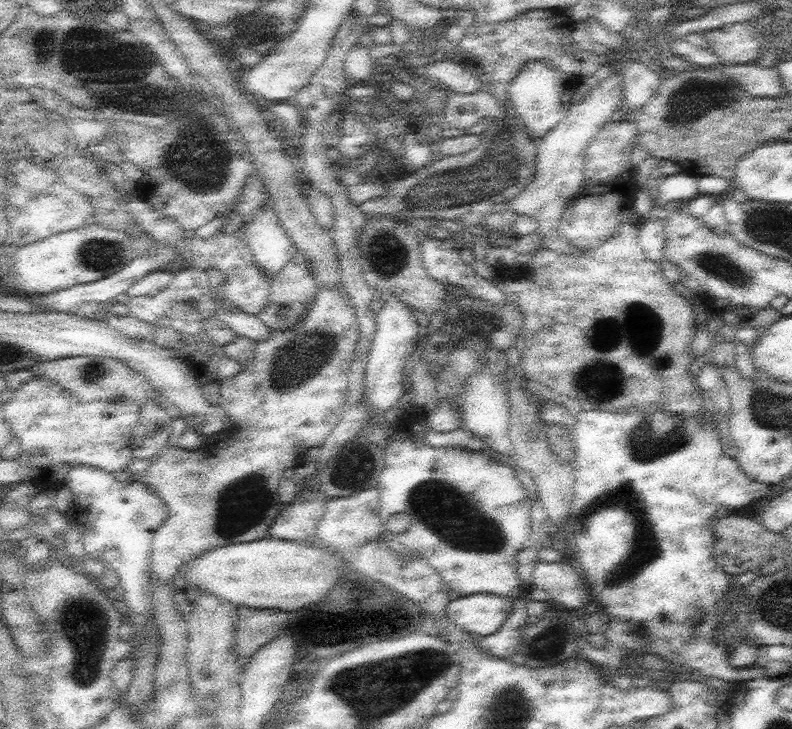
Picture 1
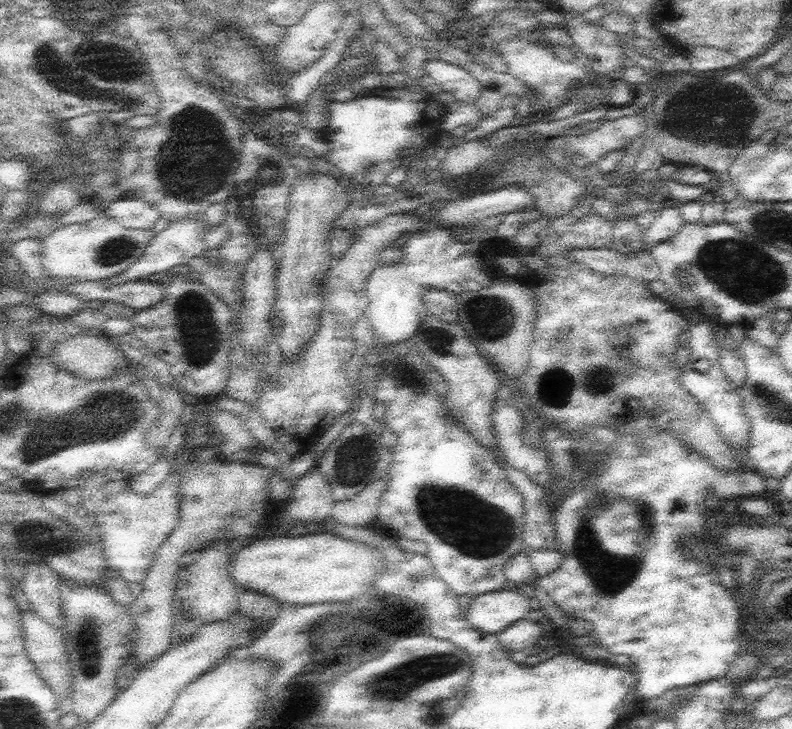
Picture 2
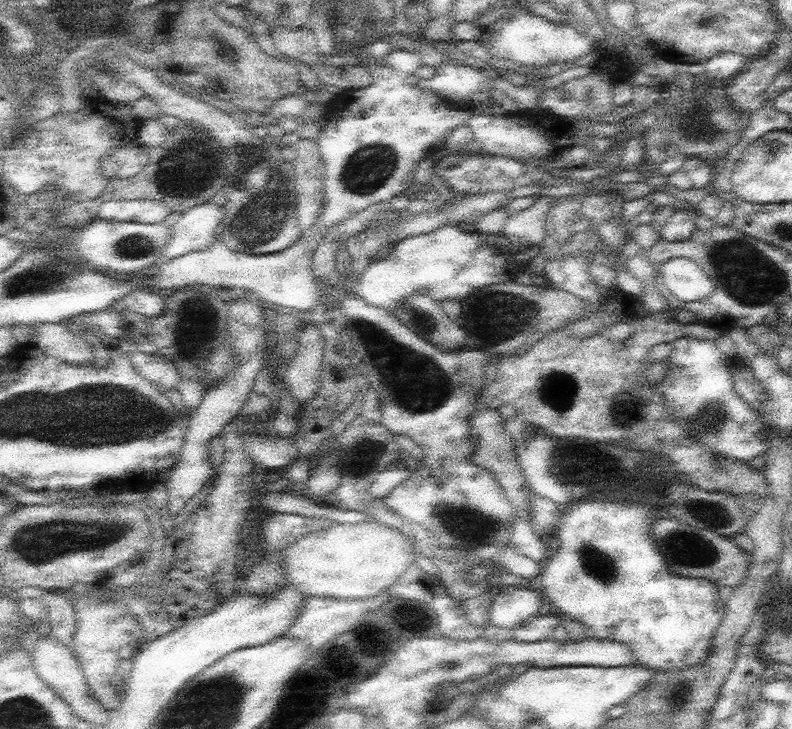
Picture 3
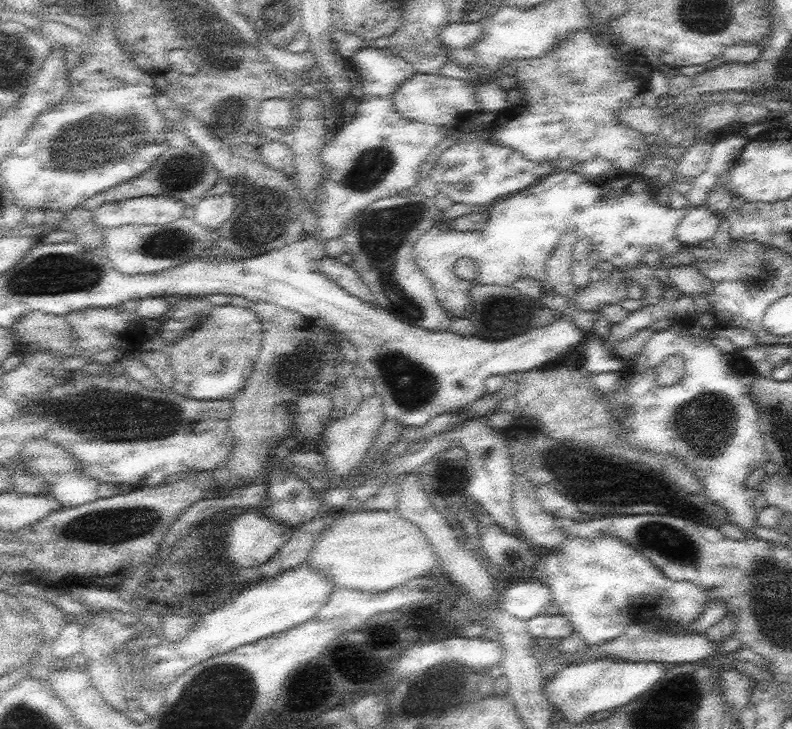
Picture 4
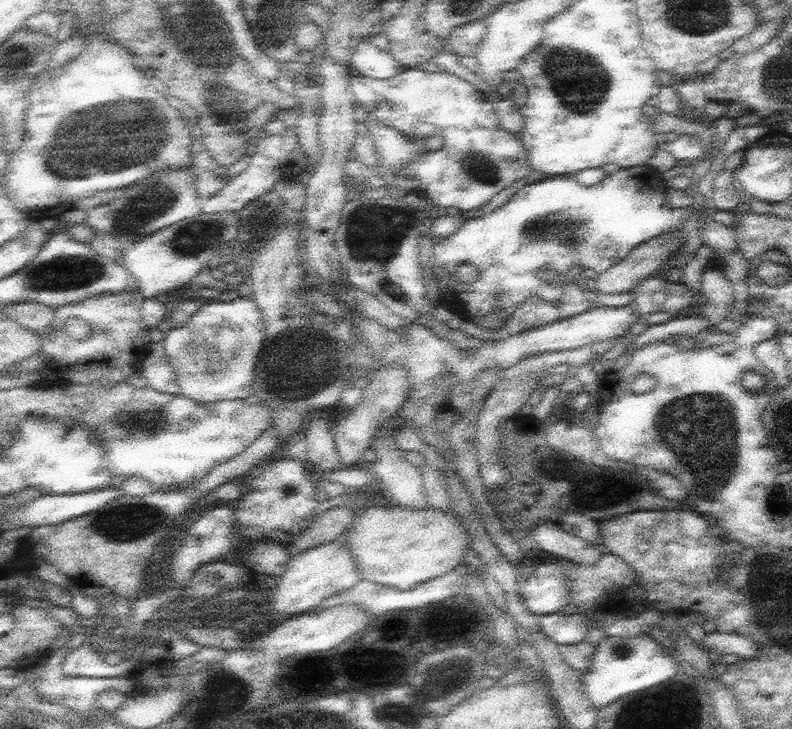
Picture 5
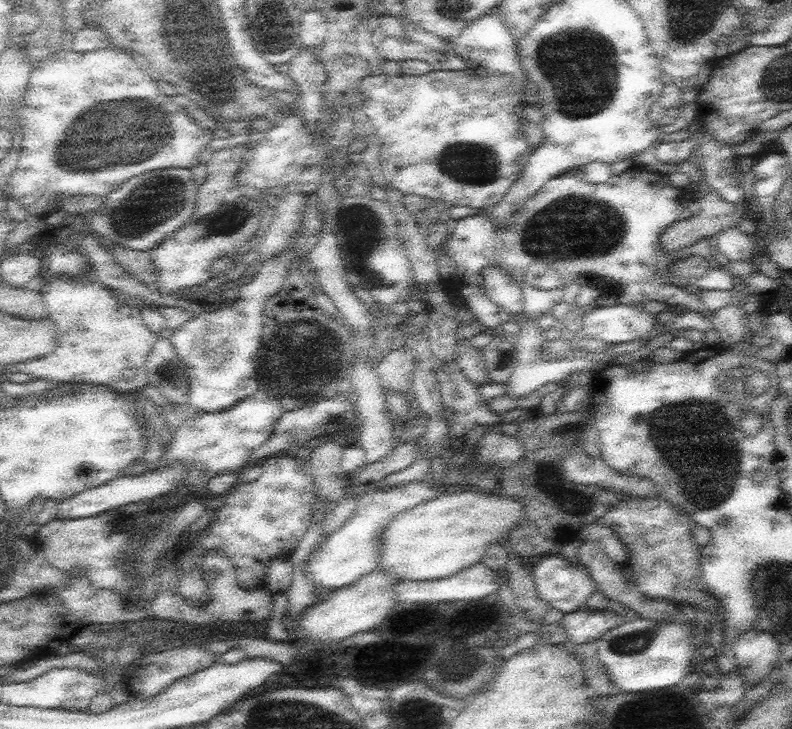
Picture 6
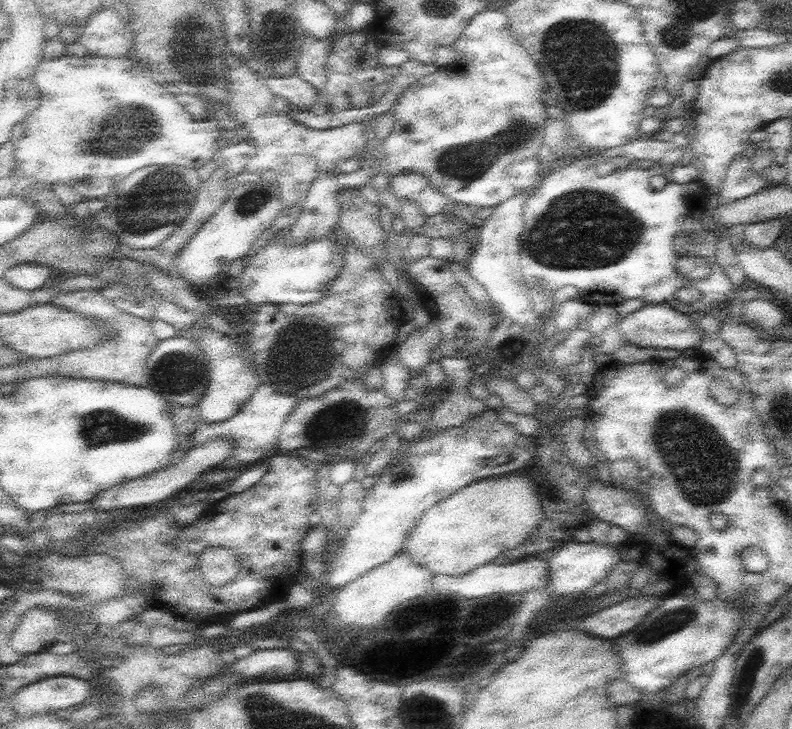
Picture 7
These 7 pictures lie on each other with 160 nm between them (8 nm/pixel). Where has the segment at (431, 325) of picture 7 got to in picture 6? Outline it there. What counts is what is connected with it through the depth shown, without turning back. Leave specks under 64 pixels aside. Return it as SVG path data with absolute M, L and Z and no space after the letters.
M401 347L391 350L377 365L377 371L385 390L400 391L406 394L411 391L413 374L416 366L414 349Z

